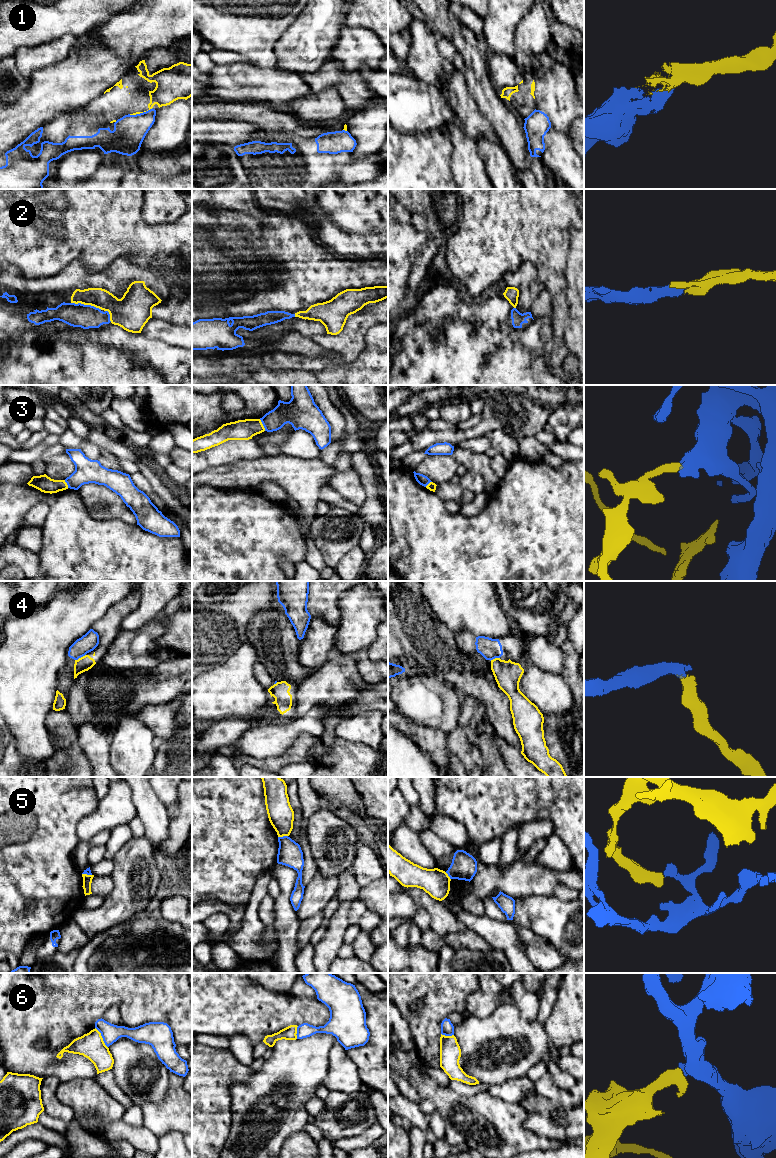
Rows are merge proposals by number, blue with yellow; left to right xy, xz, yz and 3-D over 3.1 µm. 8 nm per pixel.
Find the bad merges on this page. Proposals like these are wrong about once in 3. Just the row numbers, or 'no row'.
1, 3, 4, 5, 6

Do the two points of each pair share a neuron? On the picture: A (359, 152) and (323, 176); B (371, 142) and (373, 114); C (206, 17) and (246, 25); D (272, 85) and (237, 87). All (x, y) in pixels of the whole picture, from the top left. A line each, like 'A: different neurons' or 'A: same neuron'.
A: different neurons
B: same neuron
C: same neuron
D: same neuron

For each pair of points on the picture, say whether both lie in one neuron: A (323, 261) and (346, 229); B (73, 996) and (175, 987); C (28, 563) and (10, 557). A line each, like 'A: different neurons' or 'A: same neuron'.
A: different neurons
B: same neuron
C: same neuron

